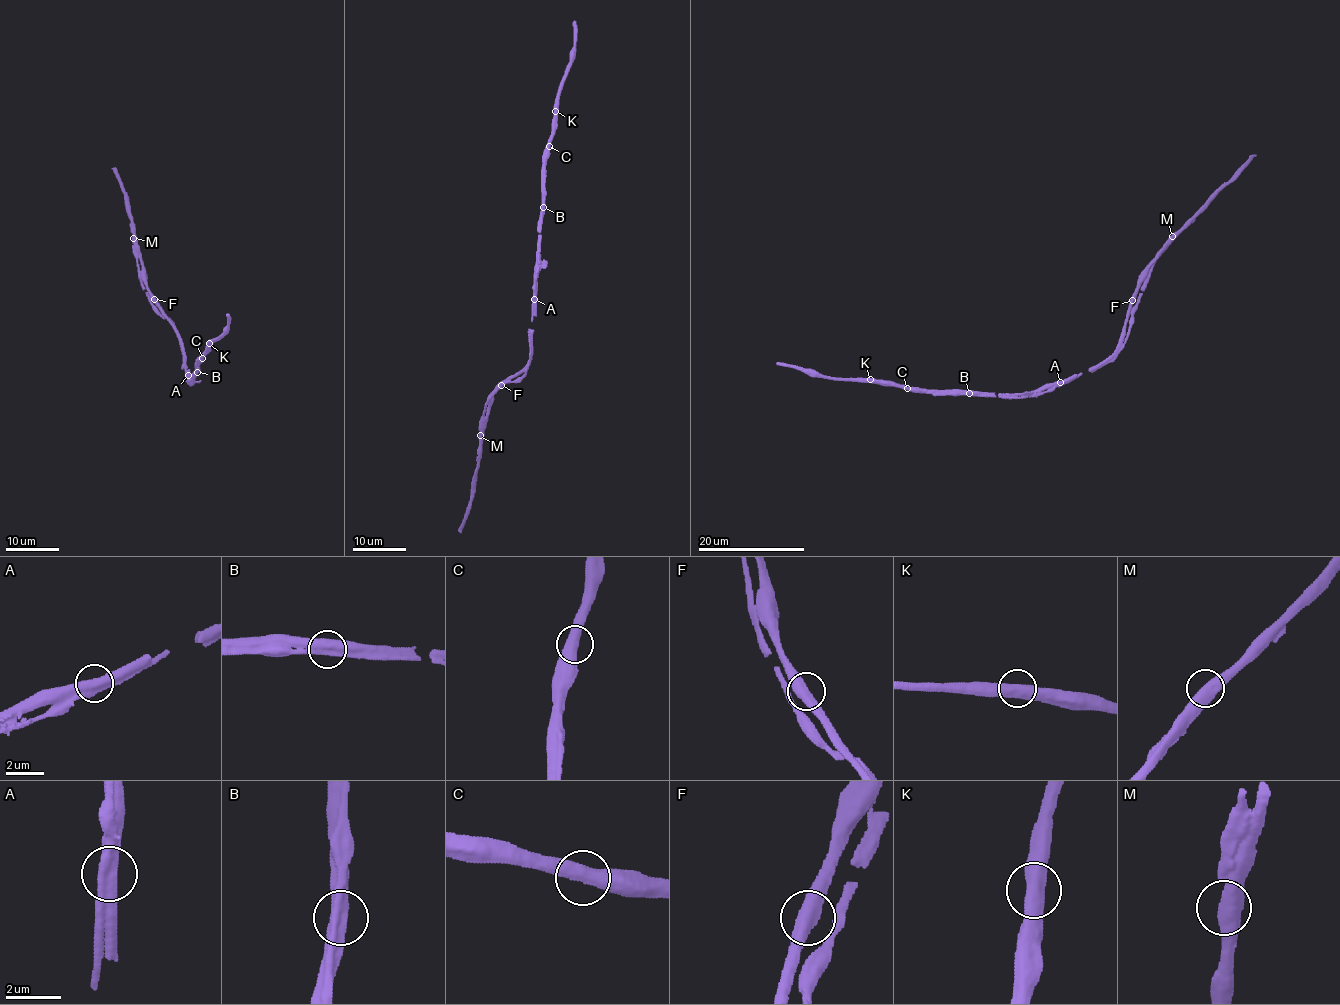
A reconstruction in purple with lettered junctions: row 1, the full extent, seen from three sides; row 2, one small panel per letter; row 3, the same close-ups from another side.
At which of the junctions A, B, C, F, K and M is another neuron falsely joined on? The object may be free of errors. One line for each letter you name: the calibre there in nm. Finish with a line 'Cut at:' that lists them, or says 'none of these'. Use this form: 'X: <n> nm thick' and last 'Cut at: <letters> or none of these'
Cut at: none of these

